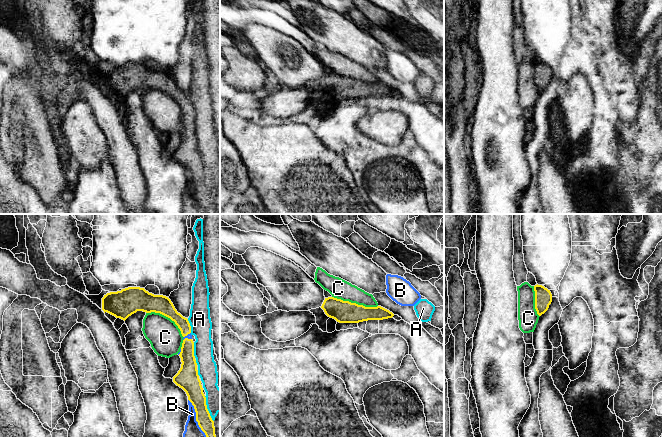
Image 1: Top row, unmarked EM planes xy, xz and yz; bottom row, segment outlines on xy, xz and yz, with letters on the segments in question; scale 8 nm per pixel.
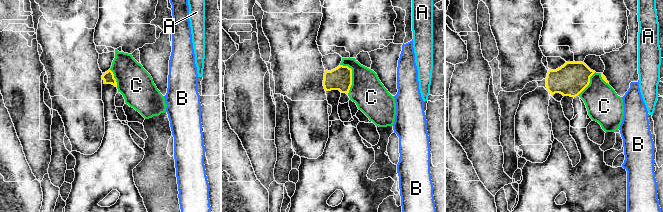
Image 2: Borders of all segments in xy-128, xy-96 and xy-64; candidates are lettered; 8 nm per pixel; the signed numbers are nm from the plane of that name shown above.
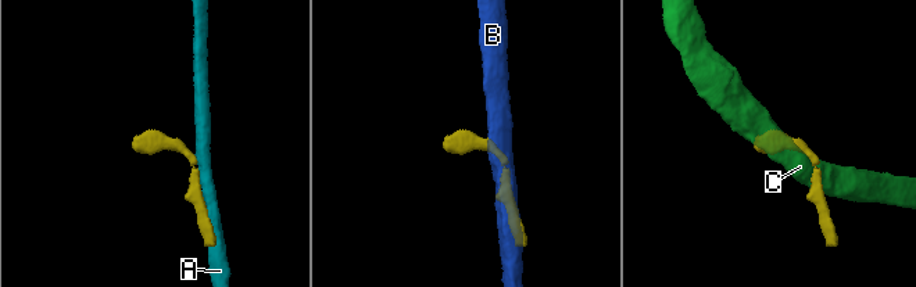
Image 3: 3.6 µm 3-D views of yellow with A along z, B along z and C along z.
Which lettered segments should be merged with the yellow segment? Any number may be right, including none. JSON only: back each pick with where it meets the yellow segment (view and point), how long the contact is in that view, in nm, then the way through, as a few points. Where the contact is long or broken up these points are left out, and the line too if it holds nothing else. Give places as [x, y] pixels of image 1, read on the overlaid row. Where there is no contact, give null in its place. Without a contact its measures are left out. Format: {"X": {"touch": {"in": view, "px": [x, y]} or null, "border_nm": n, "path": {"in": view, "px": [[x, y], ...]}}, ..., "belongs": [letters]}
{"belongs": []}

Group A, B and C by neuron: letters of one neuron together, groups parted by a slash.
A / B / C

